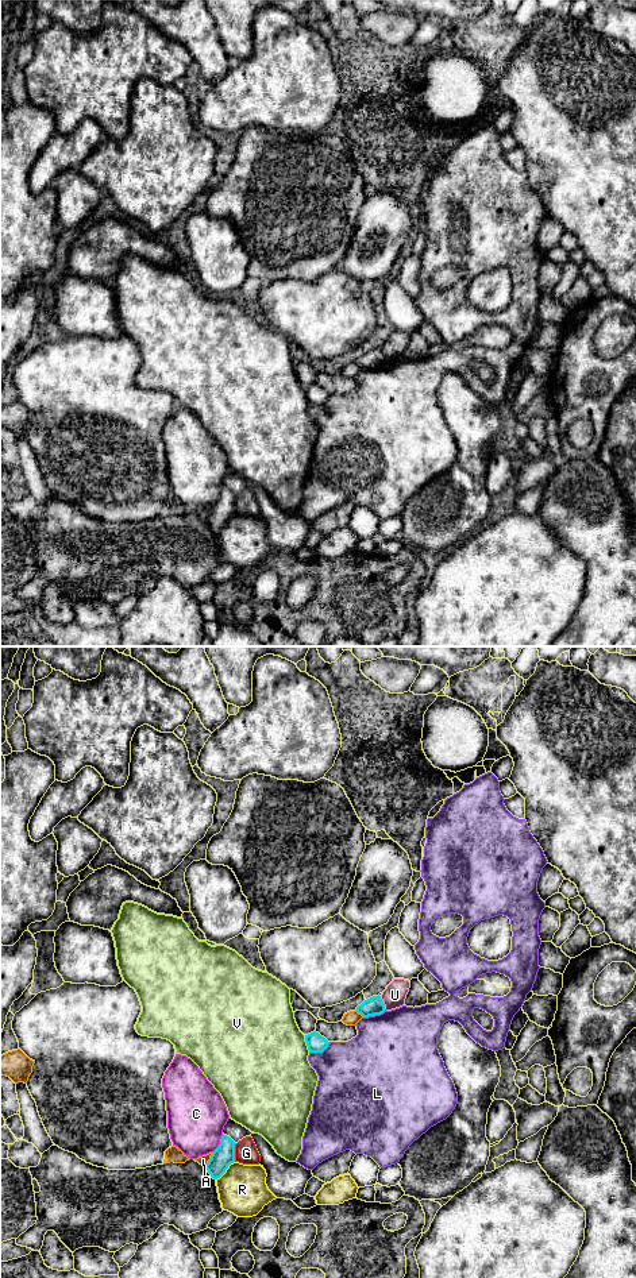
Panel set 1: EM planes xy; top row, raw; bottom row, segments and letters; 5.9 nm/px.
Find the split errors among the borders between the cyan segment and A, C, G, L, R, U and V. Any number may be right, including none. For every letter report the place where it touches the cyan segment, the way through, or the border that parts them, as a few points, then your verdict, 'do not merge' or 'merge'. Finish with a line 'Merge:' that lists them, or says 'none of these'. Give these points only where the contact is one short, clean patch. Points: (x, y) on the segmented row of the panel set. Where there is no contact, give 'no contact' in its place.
A: contact xy (209, 1159); do not merge
C: contact xy (220, 1143); border xy (223, 1134), (219, 1146), (212, 1153); do not merge
G: contact xy (234, 1153); do not merge
L: contact xy (374, 1015); do not merge
R: contact xy (226, 1169); do not merge
U: contact xy (382, 1003); border xy (380, 996), (385, 1008); do not merge
V: contact xy (307, 1043); do not merge
Merge: none of these

